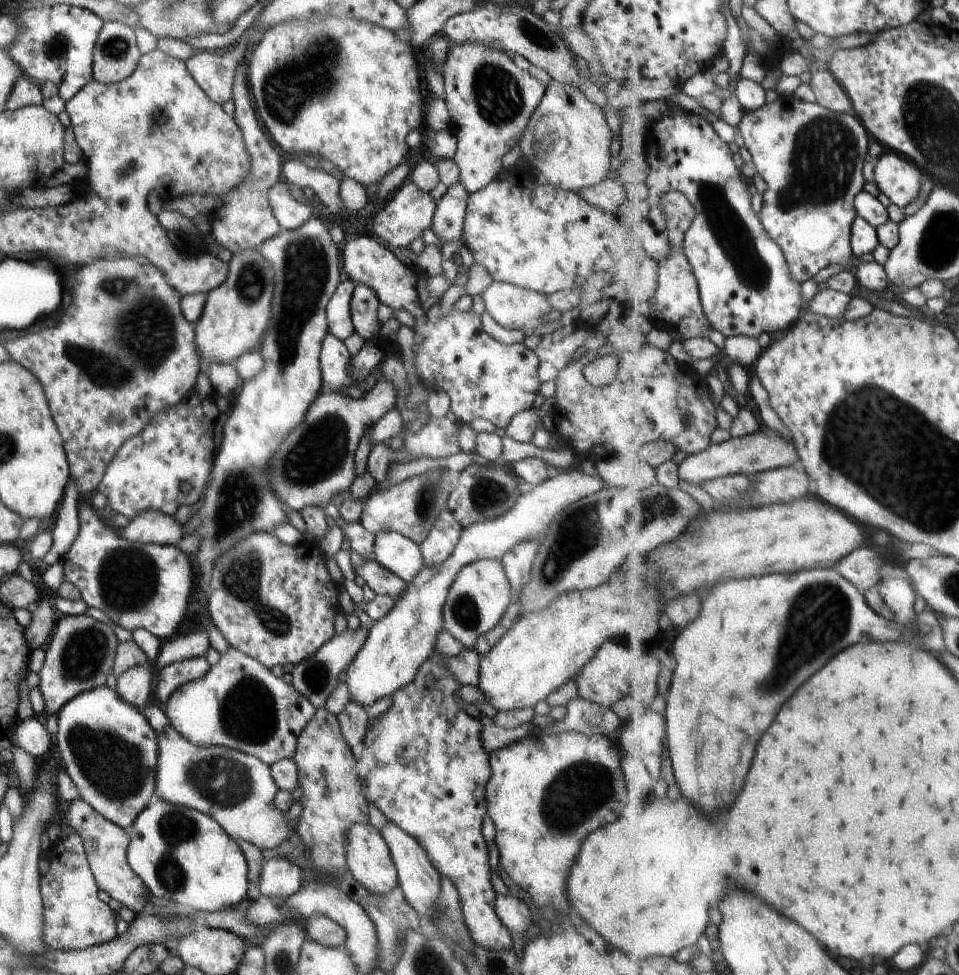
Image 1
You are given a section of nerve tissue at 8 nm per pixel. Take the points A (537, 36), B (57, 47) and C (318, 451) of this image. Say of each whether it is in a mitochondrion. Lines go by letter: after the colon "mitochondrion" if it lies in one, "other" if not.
A: mitochondrion
B: mitochondrion
C: mitochondrion

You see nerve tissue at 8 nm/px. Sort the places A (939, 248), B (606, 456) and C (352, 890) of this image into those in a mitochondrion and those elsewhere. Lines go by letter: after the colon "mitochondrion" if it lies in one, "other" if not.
A: mitochondrion
B: other
C: other

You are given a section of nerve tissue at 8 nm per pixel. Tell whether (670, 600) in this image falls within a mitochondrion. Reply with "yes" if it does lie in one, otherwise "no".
no

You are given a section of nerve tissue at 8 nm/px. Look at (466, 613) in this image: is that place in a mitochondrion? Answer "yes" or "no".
yes

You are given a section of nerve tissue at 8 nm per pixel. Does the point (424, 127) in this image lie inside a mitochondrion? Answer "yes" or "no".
no

